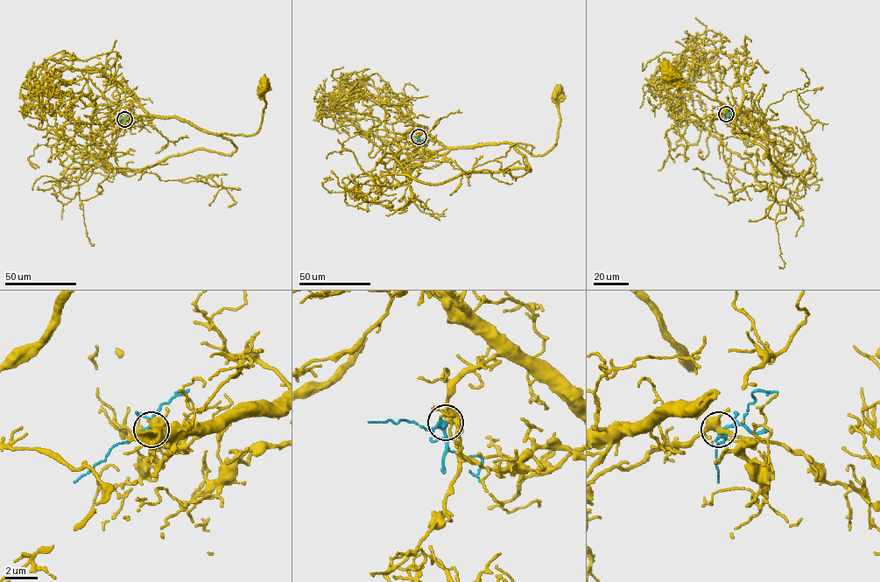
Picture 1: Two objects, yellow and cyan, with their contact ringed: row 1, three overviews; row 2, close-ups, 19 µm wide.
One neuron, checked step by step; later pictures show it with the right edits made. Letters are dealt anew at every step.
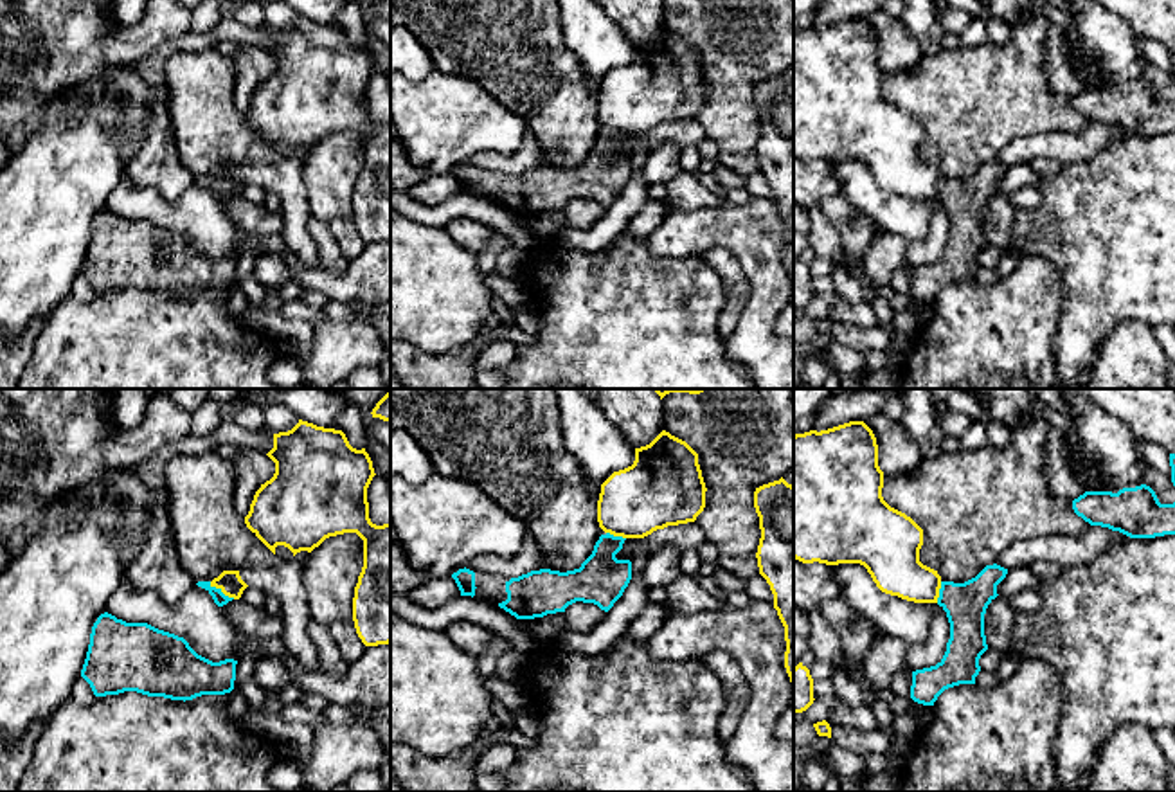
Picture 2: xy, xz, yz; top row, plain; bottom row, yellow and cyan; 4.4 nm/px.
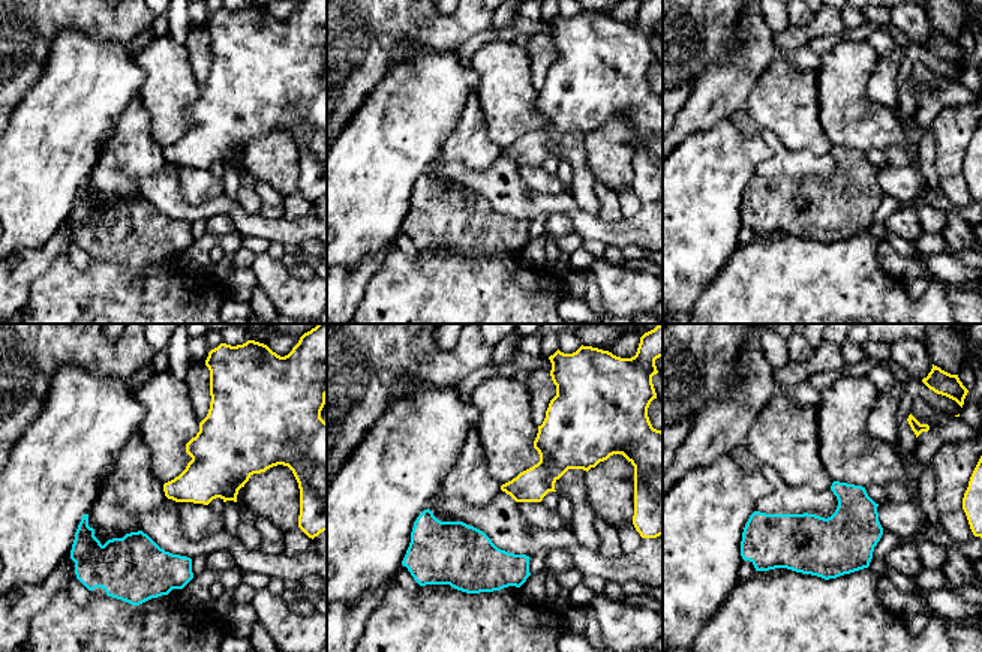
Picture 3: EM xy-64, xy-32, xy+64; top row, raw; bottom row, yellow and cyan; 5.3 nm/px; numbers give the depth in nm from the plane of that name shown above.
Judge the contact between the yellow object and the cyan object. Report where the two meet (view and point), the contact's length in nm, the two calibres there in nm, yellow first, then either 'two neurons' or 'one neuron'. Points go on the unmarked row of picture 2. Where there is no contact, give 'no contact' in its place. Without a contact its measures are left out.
meets yellow in xy at (222, 188); contact 140 nm long; 110 nm thick on the yellow side, 60 nm on the other; two neurons

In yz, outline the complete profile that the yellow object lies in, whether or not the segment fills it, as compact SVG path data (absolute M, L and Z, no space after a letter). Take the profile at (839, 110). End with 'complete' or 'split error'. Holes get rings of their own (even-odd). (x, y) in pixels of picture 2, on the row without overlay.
M864 18L794 32L794 155L860 160L876 184L937 200L941 173L919 158L923 126L883 94L878 41Z; complete

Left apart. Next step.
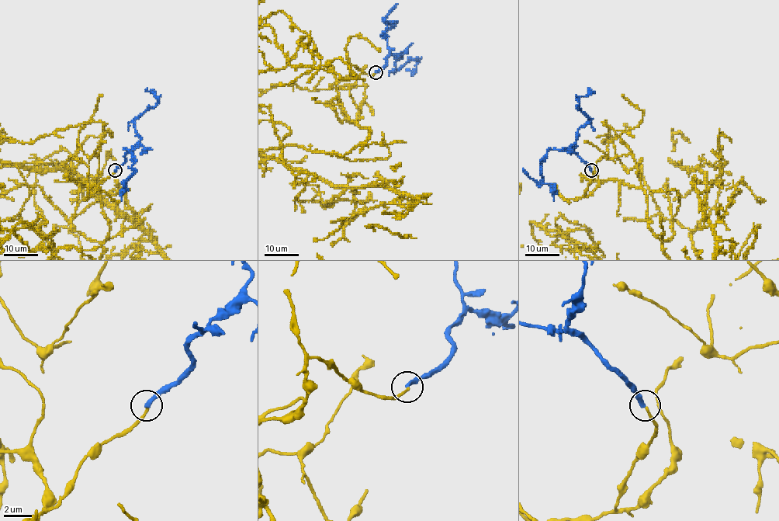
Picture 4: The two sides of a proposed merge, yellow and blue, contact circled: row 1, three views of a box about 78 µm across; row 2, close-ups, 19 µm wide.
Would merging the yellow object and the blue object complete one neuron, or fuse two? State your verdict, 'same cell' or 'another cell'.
another cell

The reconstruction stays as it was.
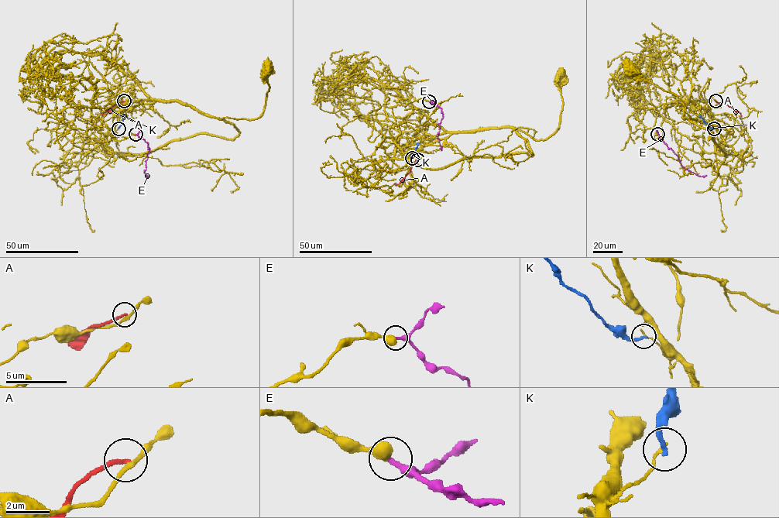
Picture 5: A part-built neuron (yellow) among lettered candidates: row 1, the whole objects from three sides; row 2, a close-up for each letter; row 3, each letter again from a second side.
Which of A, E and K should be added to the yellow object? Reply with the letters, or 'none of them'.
E

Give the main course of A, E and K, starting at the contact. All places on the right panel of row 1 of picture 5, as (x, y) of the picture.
A: (715, 101), (731, 107), (741, 116)
E: (657, 135), (684, 169), (700, 176), (706, 175)
K: (714, 128), (698, 114)

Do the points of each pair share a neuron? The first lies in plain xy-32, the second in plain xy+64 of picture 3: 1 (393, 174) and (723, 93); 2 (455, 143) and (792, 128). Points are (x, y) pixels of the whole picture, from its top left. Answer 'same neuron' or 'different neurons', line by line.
1: different neurons
2: same neuron

